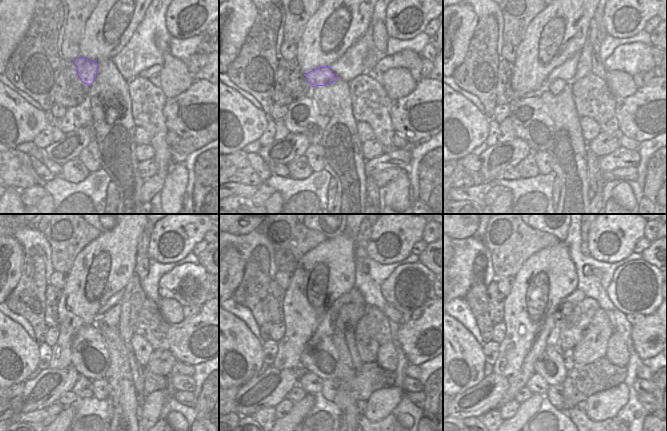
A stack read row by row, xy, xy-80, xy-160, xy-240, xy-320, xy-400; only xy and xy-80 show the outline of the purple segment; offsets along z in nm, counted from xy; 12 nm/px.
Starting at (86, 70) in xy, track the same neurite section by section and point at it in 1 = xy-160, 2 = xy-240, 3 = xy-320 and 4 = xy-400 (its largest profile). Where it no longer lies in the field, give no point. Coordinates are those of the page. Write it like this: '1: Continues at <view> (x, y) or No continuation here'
1: Continues at xy-160 (555, 87)
2: Continues at xy-240 (111, 317)
3: Continues at xy-320 (350, 314)
4: Continues at xy-400 (572, 328)

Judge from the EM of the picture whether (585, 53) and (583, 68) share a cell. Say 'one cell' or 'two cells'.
one cell

